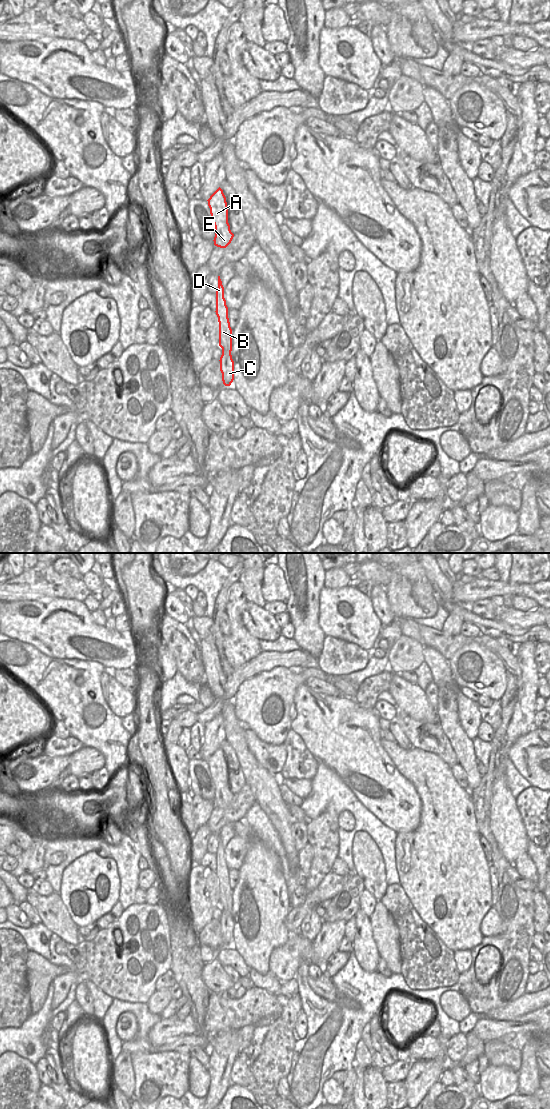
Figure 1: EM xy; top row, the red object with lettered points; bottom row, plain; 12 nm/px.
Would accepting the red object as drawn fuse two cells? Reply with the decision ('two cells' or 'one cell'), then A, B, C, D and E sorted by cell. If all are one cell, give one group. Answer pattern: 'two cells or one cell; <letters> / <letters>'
two cells; A B D E / C

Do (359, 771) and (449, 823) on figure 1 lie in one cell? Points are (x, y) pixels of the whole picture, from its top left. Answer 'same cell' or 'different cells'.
different cells

